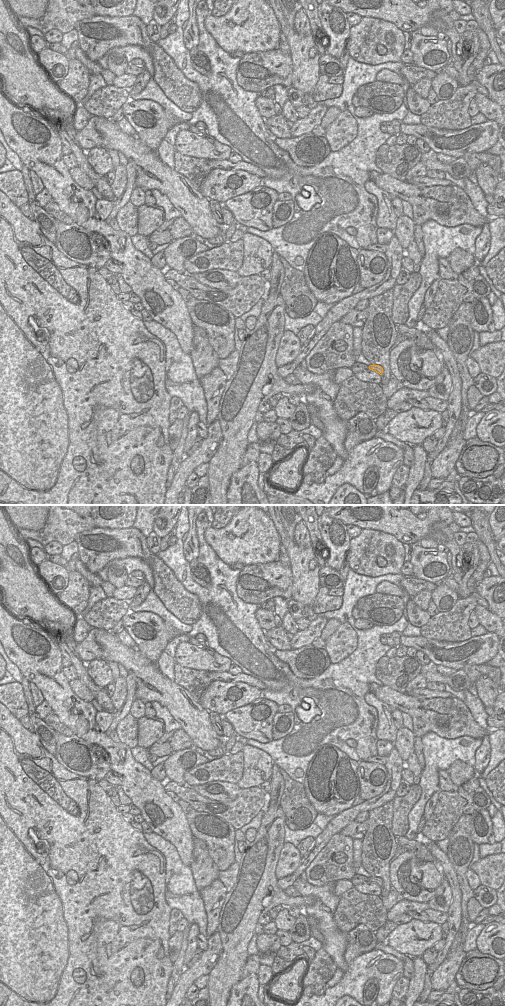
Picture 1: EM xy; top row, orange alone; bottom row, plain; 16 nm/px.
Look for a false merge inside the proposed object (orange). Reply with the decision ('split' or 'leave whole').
leave whole

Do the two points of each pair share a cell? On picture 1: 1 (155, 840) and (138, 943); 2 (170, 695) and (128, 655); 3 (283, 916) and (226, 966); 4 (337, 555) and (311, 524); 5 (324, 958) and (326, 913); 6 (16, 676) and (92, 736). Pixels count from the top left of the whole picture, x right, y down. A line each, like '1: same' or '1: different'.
1: different
2: same
3: different
4: different
5: different
6: different

